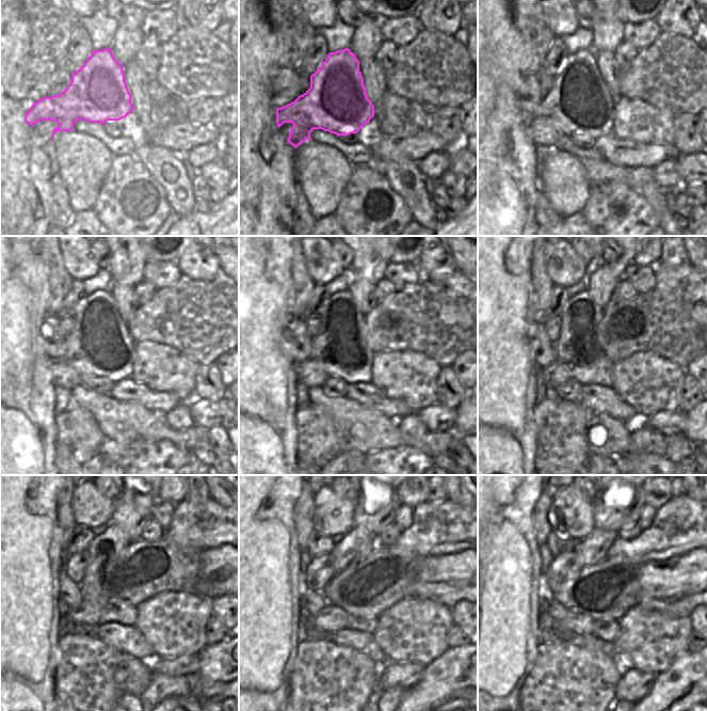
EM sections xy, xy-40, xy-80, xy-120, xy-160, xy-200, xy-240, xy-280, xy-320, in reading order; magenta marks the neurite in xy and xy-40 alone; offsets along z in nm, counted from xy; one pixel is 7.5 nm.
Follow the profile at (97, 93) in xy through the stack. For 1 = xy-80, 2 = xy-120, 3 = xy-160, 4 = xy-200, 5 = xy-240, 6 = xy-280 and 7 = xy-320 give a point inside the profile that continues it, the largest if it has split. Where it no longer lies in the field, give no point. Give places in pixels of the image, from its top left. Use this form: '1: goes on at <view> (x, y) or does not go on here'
1: goes on at xy-80 (579, 104)
2: goes on at xy-120 (100, 344)
3: goes on at xy-160 (339, 349)
4: goes on at xy-200 (578, 357)
5: goes on at xy-240 (105, 549)
6: goes on at xy-280 (354, 546)
7: goes on at xy-320 (593, 549)

